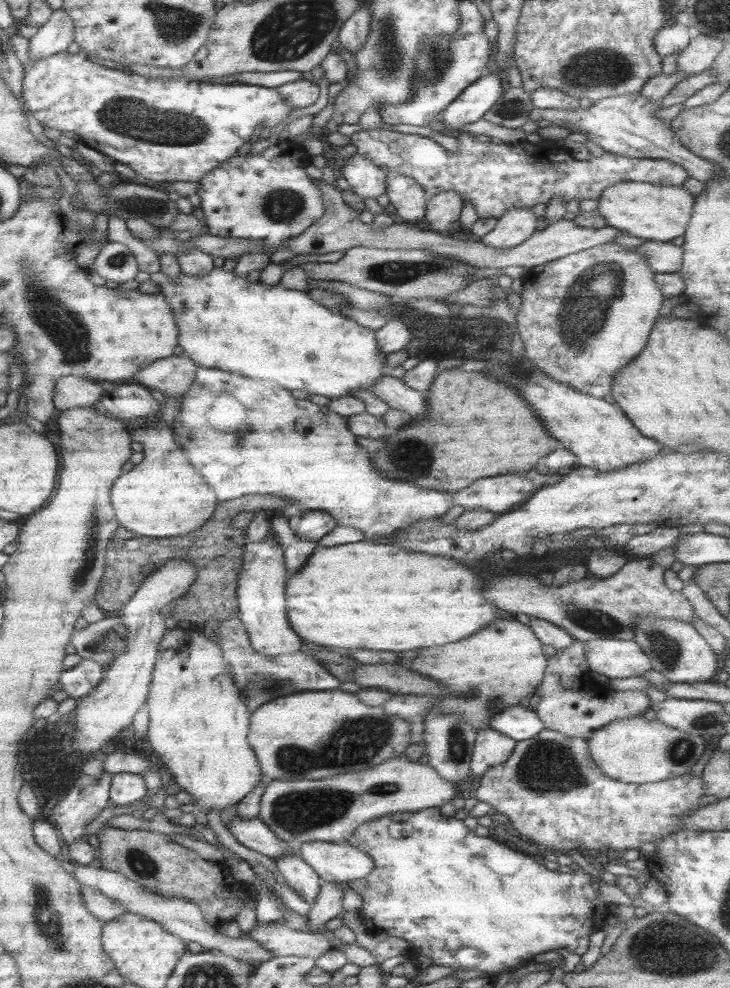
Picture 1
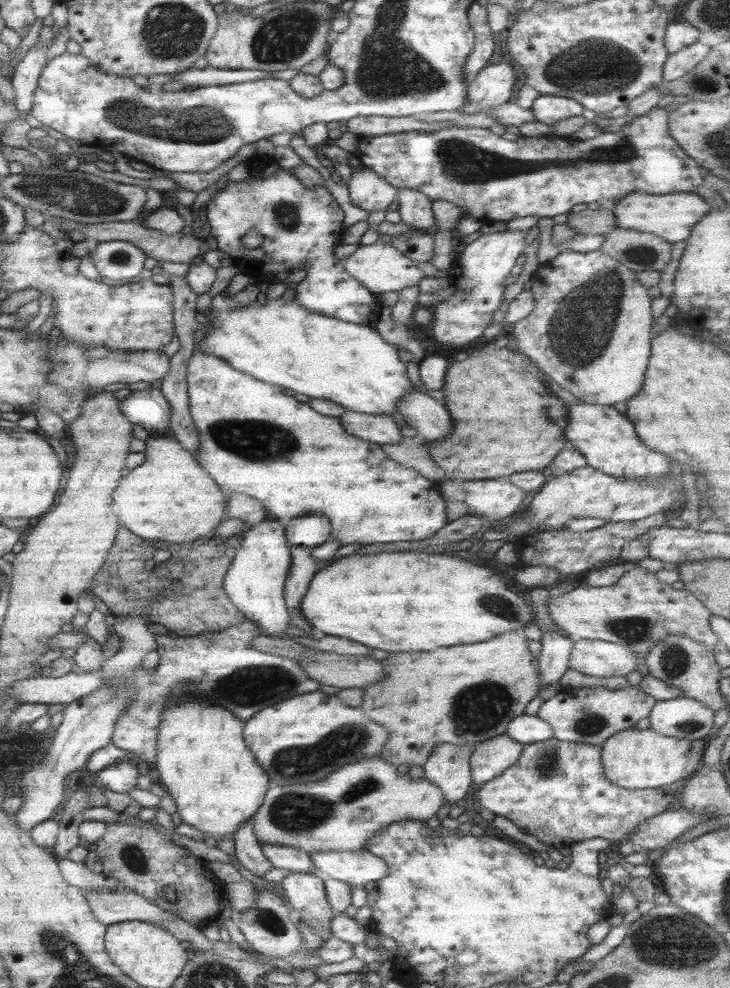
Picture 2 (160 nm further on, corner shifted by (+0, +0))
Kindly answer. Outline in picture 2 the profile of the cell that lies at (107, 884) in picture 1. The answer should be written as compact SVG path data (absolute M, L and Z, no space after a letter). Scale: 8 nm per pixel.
M66 857L59 859L57 868L62 879L69 885L80 889L93 887L113 890L115 887L122 887L116 884L116 880L104 873L92 873L82 862L71 862Z

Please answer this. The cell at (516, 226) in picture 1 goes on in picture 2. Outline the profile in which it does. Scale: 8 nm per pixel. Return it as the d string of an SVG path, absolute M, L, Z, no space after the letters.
M508 230L482 234L465 245L448 268L447 280L453 292L432 308L429 337L445 346L463 346L482 336L493 312L502 303L503 280L515 266L524 246L524 233Z

